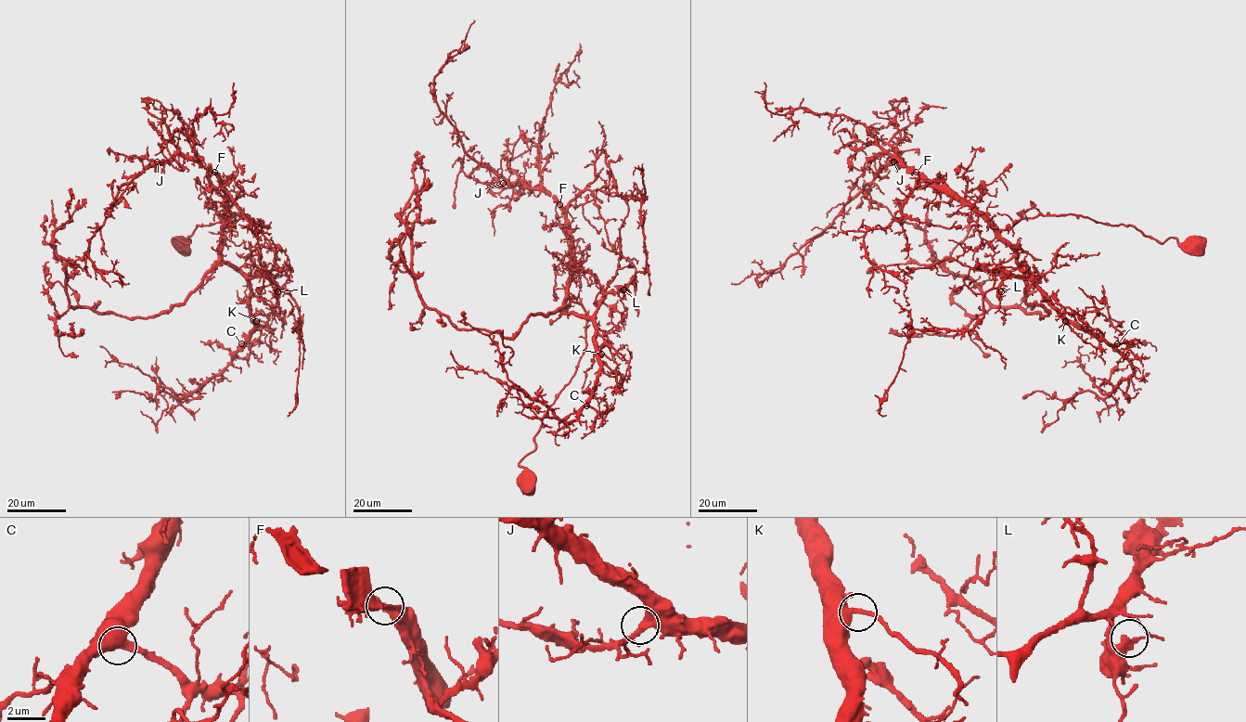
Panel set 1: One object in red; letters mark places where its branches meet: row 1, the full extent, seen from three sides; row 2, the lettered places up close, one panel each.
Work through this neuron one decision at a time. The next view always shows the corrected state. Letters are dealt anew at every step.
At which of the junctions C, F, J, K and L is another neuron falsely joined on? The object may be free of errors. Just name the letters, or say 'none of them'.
none of them

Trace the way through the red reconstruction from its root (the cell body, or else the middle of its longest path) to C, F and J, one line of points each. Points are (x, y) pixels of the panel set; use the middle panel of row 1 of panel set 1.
C: (526, 483), (519, 463), (585, 346), (585, 311), (567, 288), (561, 311), (596, 328), (600, 370), (586, 406)
F: (526, 483), (519, 463), (535, 448), (542, 419), (585, 346), (585, 311), (568, 292), (570, 223), (559, 204)
J: (526, 483), (519, 463), (575, 370), (585, 311), (568, 292), (570, 223), (559, 202), (503, 183)

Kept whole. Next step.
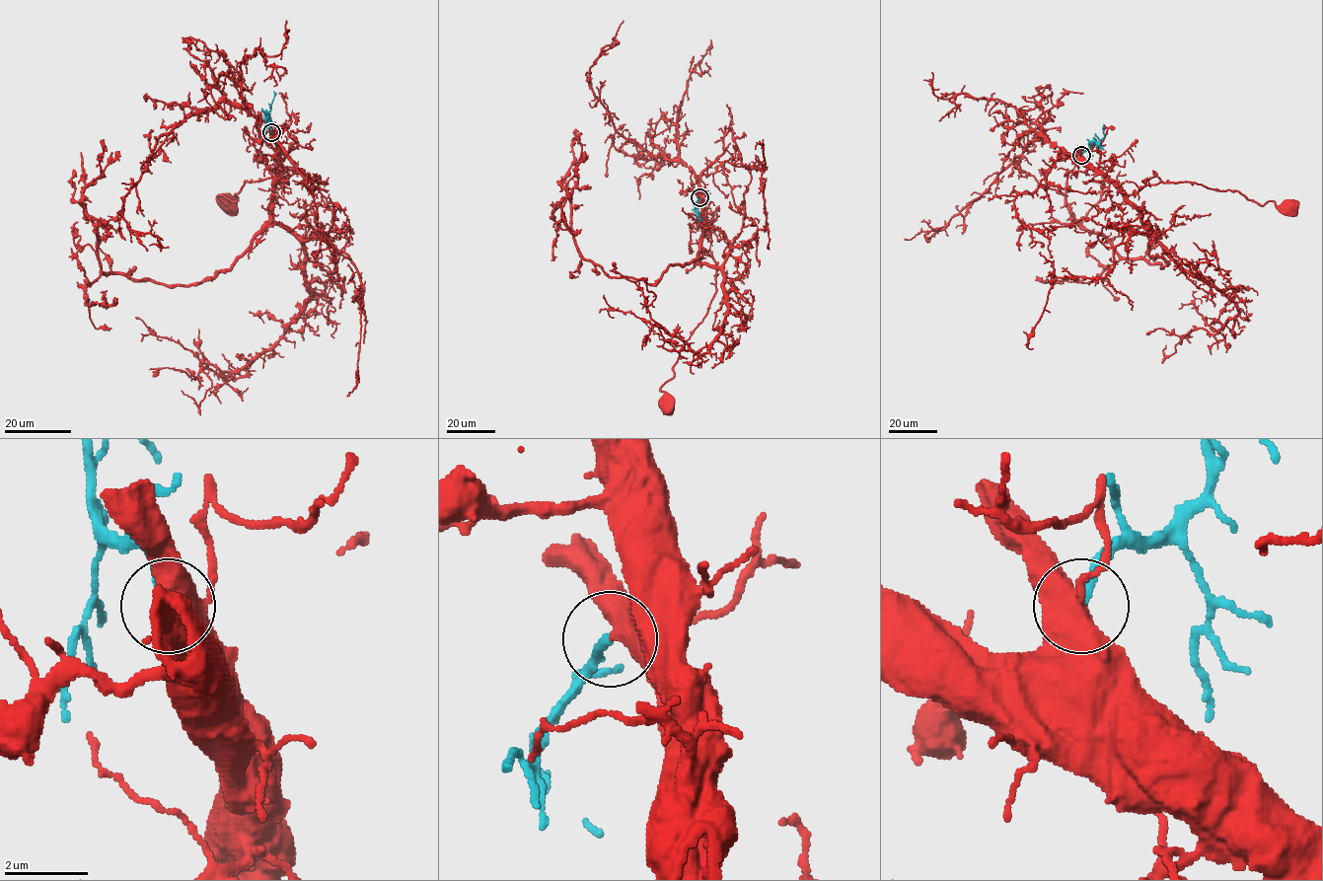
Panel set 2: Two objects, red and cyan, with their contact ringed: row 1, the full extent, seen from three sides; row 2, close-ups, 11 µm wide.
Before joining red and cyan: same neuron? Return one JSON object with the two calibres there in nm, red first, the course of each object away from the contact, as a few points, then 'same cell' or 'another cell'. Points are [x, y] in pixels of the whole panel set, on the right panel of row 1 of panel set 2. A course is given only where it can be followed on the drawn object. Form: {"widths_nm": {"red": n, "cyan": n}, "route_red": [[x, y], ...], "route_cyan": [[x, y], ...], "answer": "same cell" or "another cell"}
{"widths_nm": {"red": 400, "cyan": 200}, "route_red": [[1081, 155], [1127, 194], [1135, 194], [1146, 184], [1186, 182], [1240, 191], [1262, 205], [1269, 201], [1289, 208]], "route_cyan": [[1081, 155], [1089, 142], [1098, 142], [1104, 136], [1103, 124]], "answer": "same cell"}

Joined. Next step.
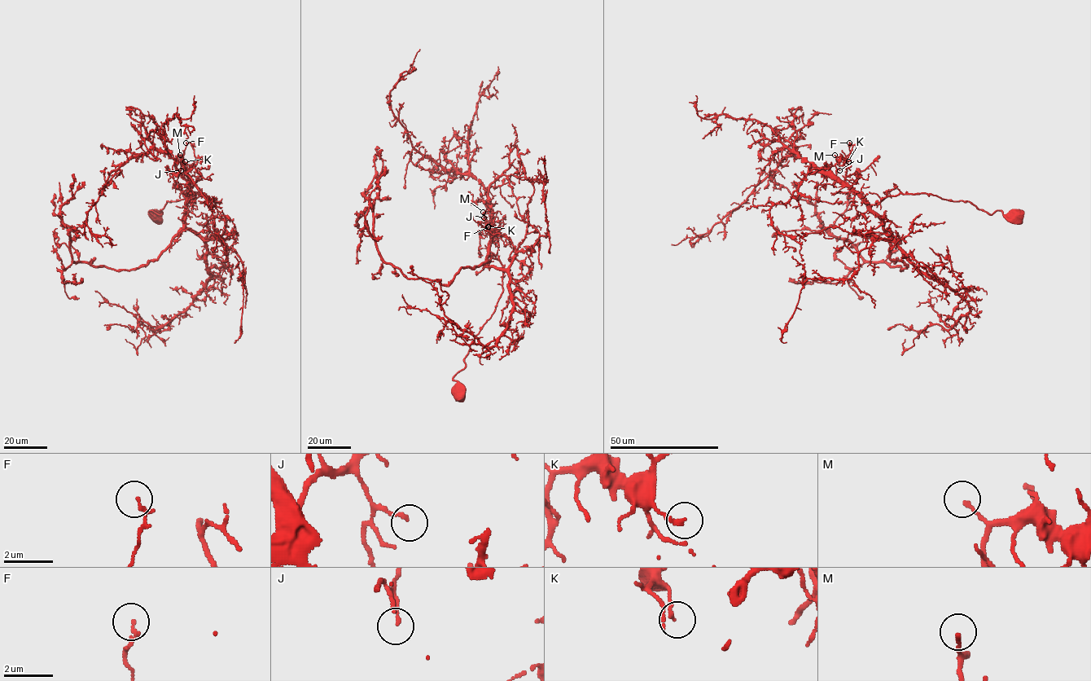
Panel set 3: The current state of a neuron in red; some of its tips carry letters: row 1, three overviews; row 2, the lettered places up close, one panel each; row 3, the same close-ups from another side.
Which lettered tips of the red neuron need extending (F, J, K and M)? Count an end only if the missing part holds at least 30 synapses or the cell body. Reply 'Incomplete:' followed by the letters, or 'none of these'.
Incomplete: none of these

